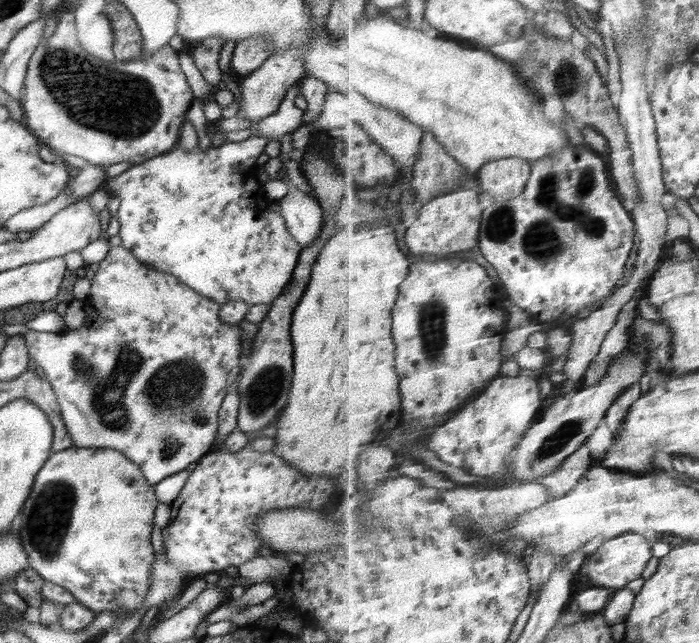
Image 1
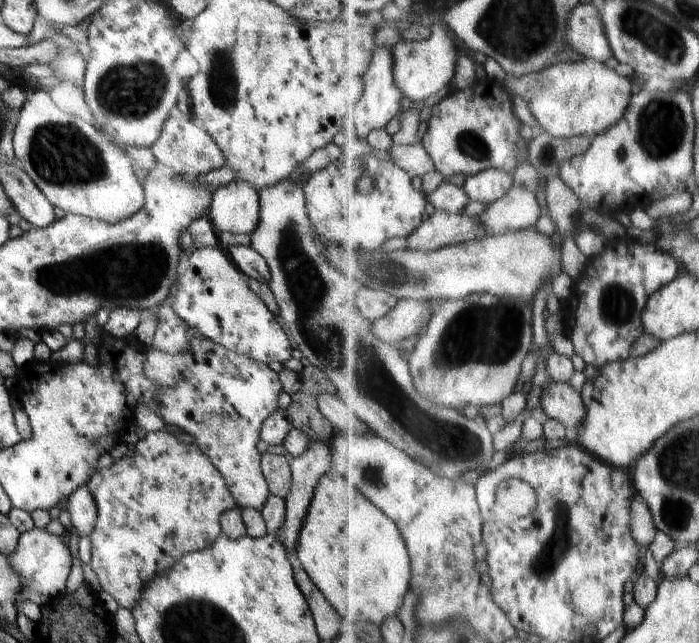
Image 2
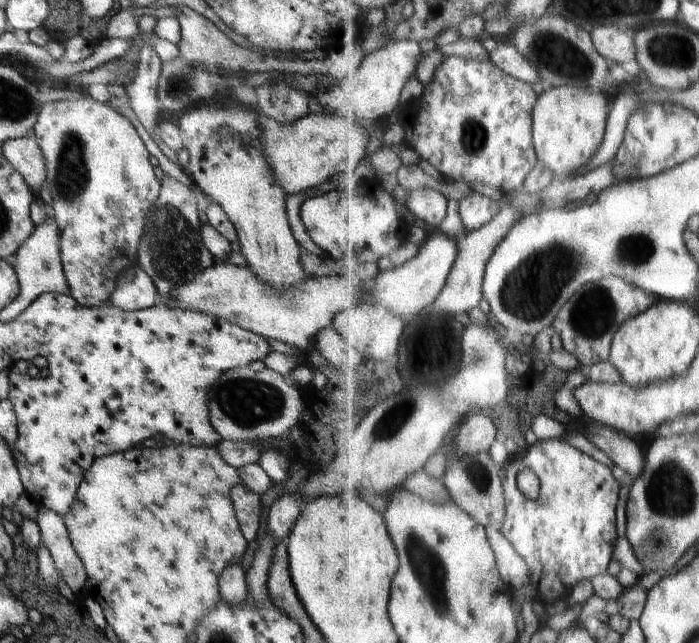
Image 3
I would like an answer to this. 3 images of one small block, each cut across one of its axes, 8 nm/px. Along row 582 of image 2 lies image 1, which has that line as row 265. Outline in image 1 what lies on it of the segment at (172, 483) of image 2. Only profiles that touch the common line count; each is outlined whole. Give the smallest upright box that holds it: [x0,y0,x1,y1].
[22,246,246,484]

